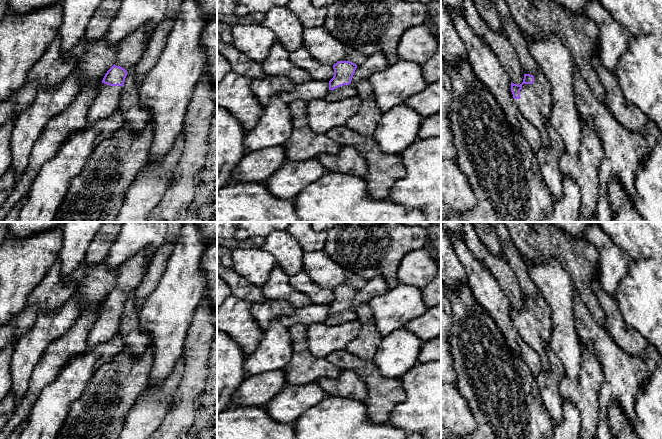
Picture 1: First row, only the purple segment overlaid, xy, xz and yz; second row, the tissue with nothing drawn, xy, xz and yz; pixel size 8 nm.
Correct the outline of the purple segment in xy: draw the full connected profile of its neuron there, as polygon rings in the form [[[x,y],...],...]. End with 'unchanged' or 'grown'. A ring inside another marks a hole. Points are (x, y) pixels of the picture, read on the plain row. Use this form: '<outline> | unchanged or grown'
[[[143,250],[117,268],[115,288],[105,298],[97,320],[89,332],[89,348],[110,341],[118,333],[125,302],[142,281],[148,259],[149,253]]] | grown

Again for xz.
[[[338,285],[333,289],[334,300],[329,305],[329,316],[325,324],[337,326],[348,321],[357,320],[356,311],[350,308],[356,292],[357,289],[350,285]]] | grown

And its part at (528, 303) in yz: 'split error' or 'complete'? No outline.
split error

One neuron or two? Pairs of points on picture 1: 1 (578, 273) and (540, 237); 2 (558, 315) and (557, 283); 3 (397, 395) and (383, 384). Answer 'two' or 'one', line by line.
1: one
2: one
3: one

